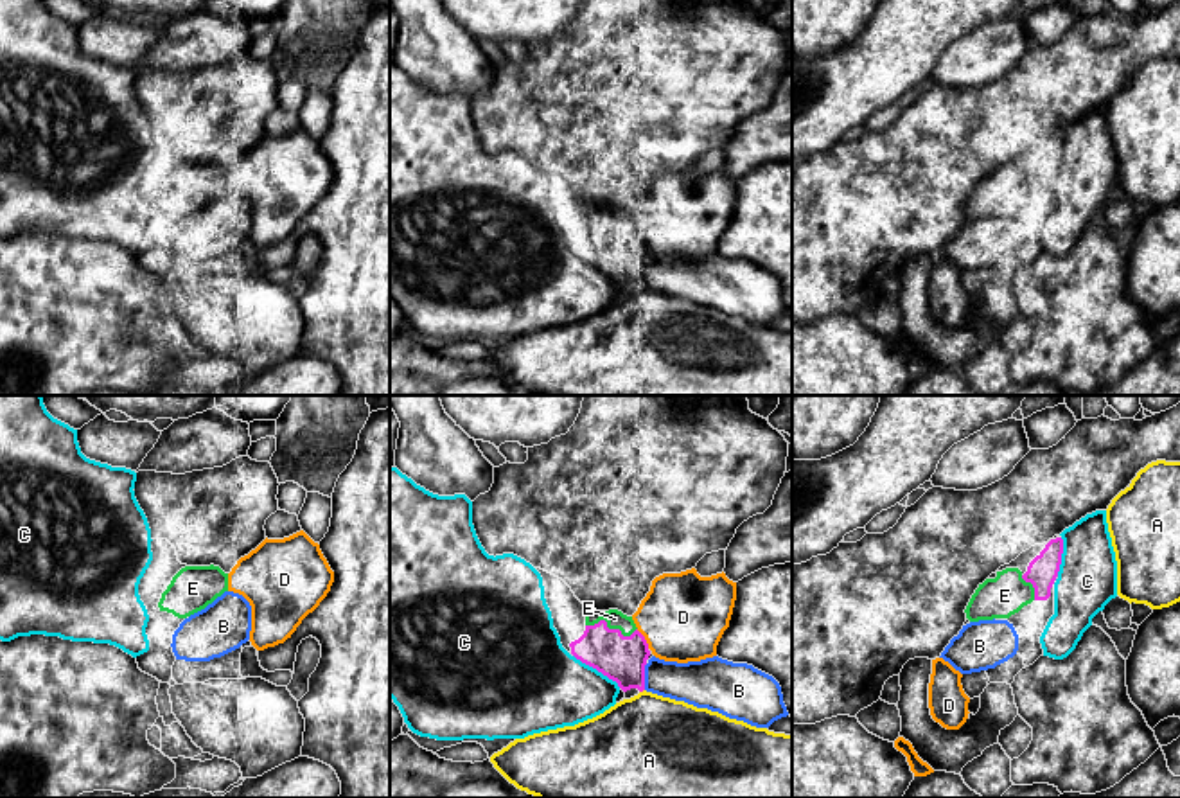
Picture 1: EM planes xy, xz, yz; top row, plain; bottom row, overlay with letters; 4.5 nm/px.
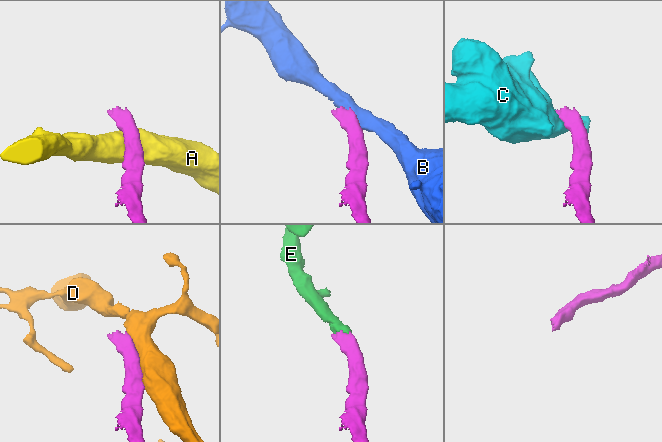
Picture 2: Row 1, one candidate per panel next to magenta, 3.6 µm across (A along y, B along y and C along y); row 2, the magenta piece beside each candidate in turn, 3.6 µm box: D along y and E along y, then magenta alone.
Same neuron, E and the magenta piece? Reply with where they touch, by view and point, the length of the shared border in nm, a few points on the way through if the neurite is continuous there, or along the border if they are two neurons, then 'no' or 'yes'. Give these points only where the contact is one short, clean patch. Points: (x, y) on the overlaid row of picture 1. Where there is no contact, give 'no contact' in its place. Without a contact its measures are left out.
contact xz (611, 629); length 240 nm; way xz (622, 658), (611, 644), (611, 629), (615, 619); yes

